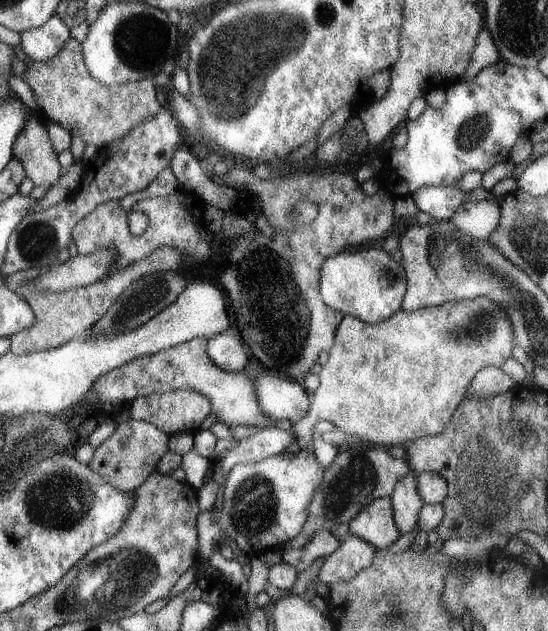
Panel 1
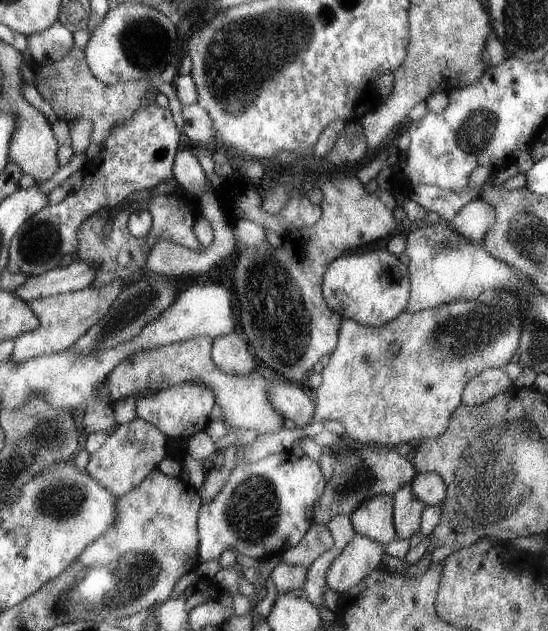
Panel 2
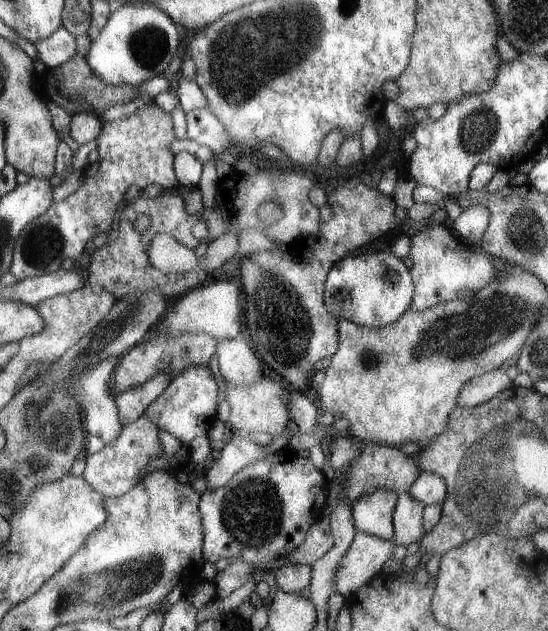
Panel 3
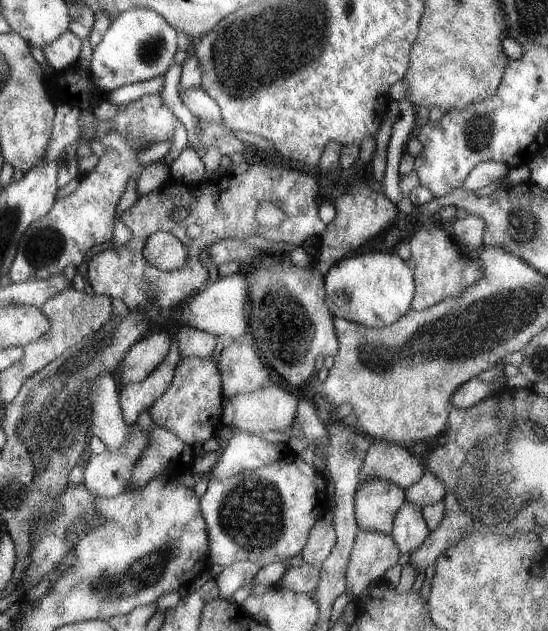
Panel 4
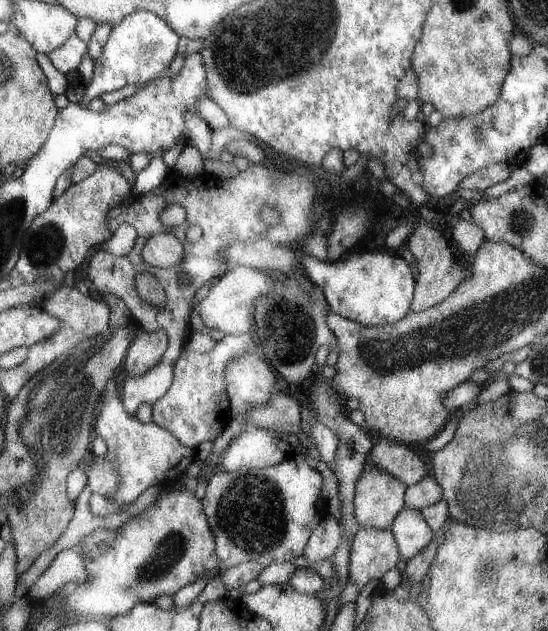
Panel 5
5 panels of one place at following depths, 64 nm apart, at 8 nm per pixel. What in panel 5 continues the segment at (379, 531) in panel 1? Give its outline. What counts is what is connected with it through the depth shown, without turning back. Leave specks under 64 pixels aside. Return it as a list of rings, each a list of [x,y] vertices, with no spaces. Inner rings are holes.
[[[366,460],[366,466],[360,478],[356,480],[354,492],[354,516],[360,527],[364,528],[390,528],[396,515],[404,508],[404,496],[407,486],[400,482],[396,476],[390,476],[388,472],[376,468],[370,460]]]

